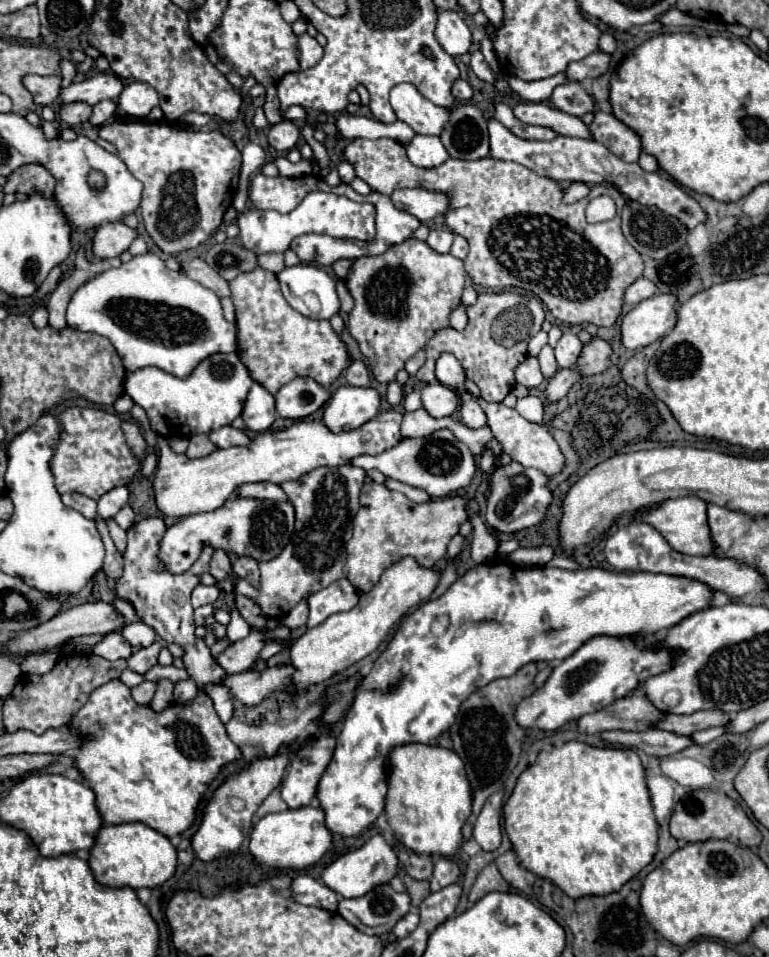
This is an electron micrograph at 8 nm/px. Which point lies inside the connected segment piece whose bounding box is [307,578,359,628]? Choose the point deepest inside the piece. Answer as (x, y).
(340, 596)

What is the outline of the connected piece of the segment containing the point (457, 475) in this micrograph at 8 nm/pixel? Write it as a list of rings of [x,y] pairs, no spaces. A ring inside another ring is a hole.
[[[439,430],[427,438],[403,440],[401,444],[397,444],[391,450],[385,450],[383,454],[375,454],[375,456],[361,454],[359,458],[353,458],[349,464],[363,470],[375,468],[383,472],[387,478],[395,478],[413,488],[425,490],[431,498],[445,498],[461,488],[467,488],[477,470],[471,450],[463,442],[459,442],[451,430]]]

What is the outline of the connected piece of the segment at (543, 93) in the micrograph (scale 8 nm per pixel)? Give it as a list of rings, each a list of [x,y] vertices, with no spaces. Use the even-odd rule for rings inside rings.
[[[555,74],[551,78],[543,78],[543,80],[535,80],[535,82],[523,82],[521,78],[507,78],[509,86],[523,98],[523,100],[529,100],[529,102],[545,102],[553,88],[559,86],[559,84],[565,84],[567,78],[565,74]]]

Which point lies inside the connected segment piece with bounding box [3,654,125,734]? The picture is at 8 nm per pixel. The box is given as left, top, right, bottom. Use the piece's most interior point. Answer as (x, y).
(37, 703)

